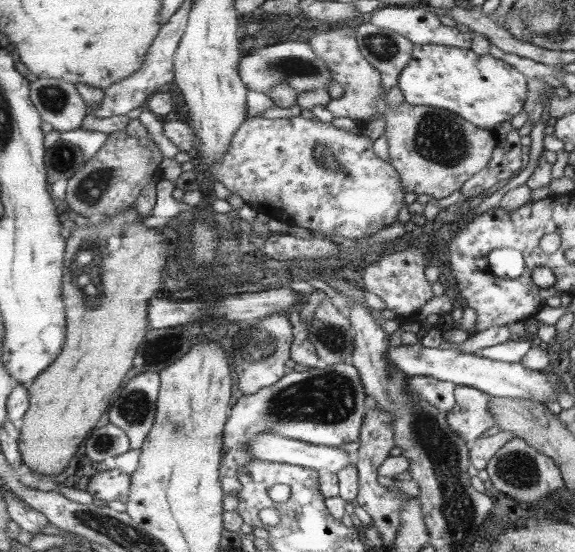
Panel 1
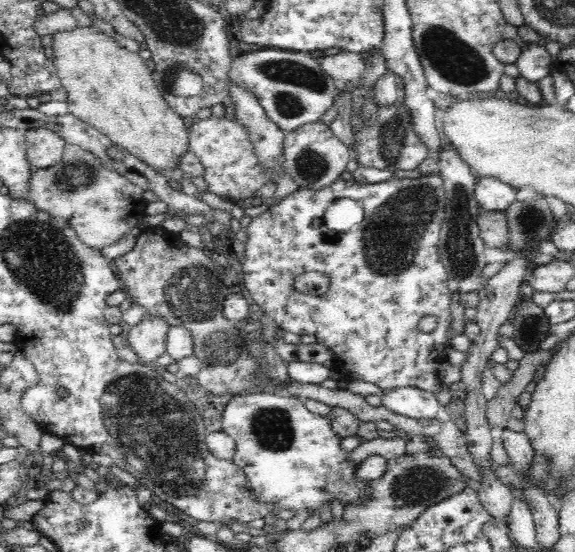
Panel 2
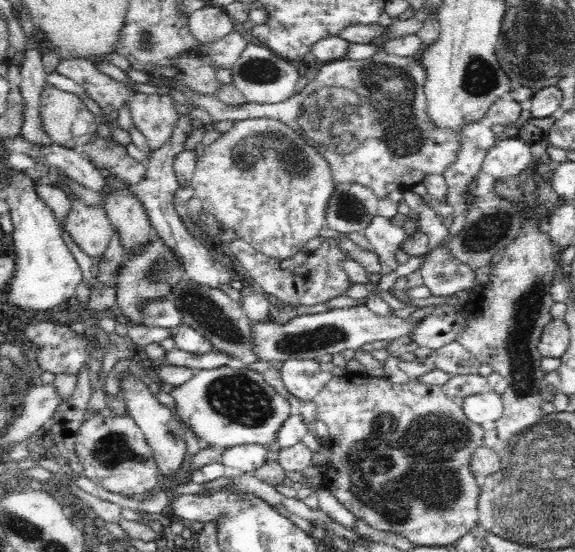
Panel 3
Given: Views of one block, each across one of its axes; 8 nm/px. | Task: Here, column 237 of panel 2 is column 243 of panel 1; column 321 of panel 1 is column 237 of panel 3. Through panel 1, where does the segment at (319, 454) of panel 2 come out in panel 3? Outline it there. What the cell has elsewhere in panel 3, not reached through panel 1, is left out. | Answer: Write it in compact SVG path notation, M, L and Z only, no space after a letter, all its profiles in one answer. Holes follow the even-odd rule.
M248 366L200 370L188 382L169 390L182 424L204 439L207 446L222 450L240 445L263 445L276 446L273 453L280 450L276 438L278 430L290 416L290 403L268 385L258 371Z

